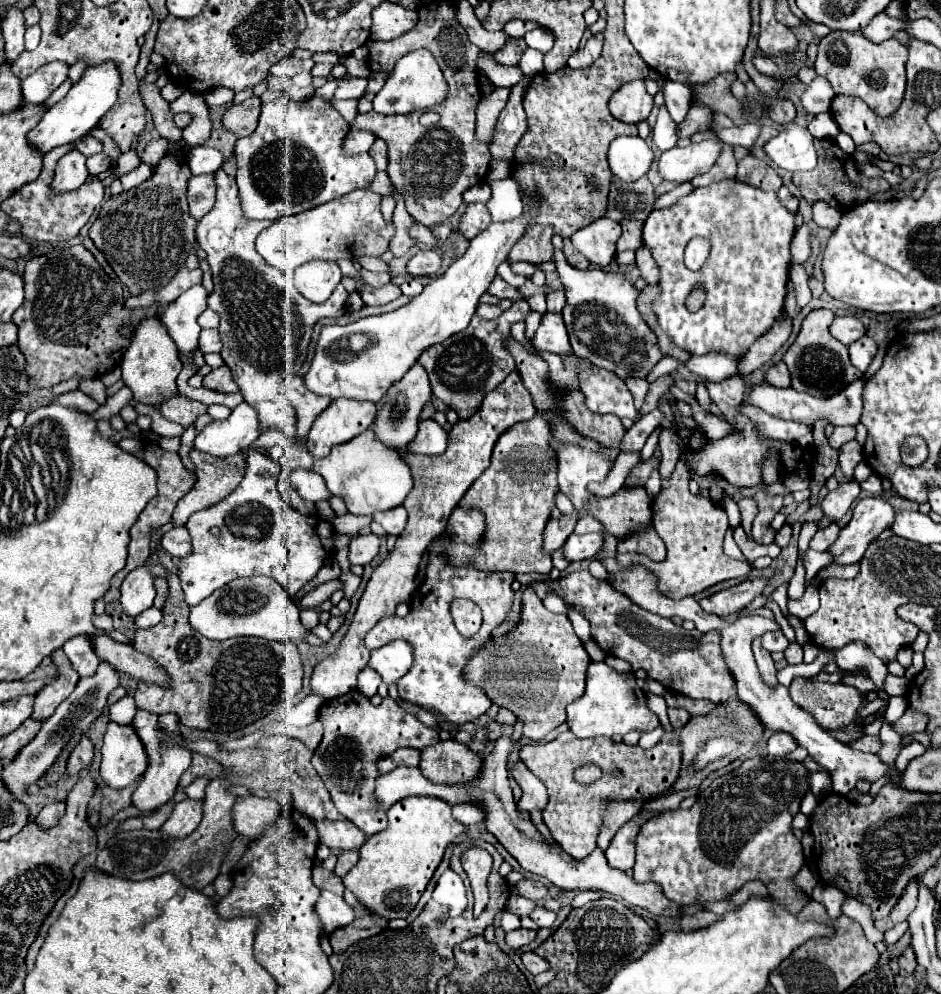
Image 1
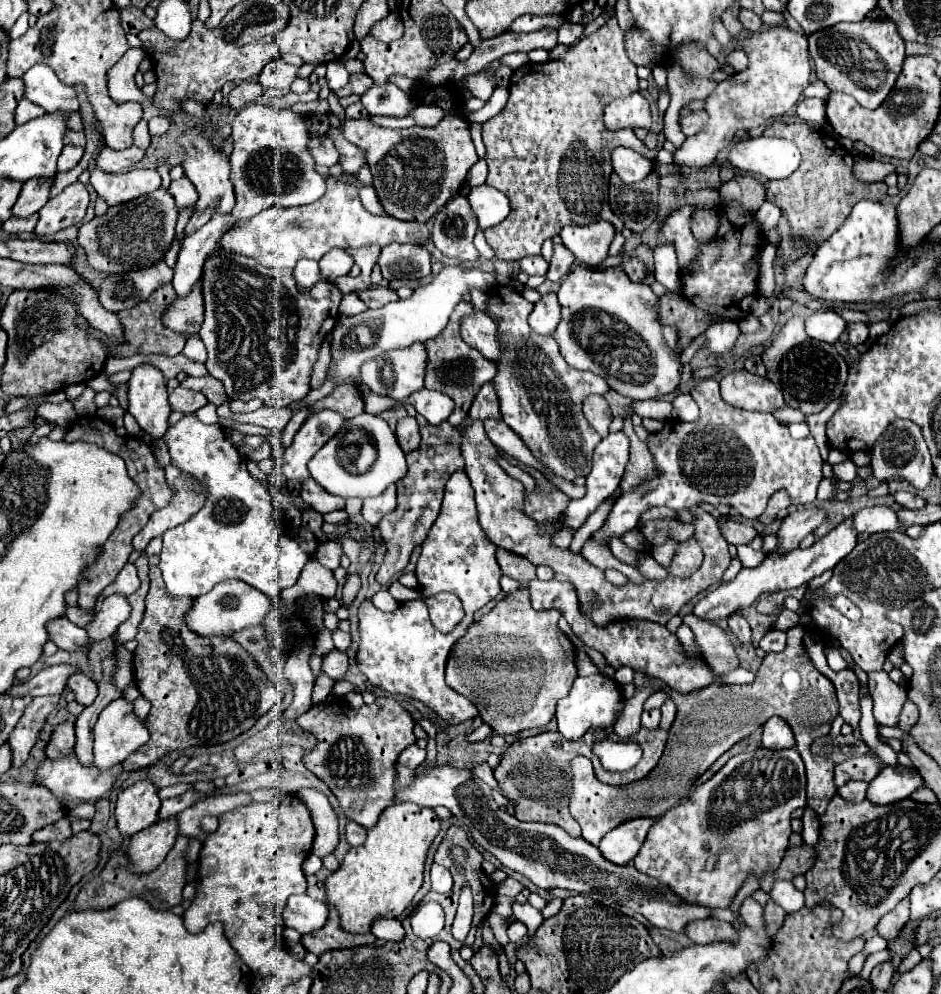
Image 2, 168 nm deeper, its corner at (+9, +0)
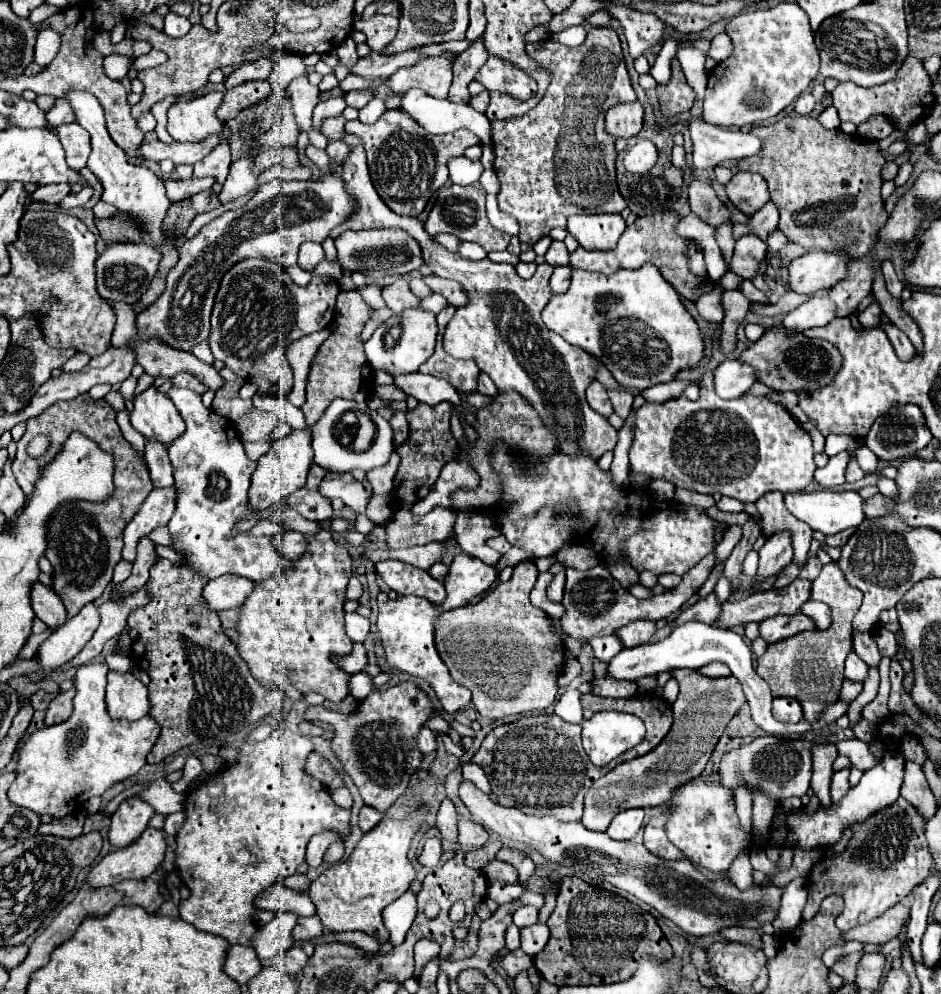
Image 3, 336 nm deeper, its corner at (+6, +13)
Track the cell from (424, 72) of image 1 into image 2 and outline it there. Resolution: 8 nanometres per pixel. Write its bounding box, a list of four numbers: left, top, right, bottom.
[361,85,418,118]

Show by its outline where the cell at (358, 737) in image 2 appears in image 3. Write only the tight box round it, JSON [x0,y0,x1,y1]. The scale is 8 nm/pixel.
[304,682,436,812]

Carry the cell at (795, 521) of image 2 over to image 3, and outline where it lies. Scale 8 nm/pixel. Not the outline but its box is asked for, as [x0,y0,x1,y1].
[756,530,792,580]

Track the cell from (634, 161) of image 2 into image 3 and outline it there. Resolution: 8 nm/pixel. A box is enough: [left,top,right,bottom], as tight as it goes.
[624,140,658,174]

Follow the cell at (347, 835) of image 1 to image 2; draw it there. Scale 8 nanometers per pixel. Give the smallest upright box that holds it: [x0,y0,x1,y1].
[347,821,367,845]

